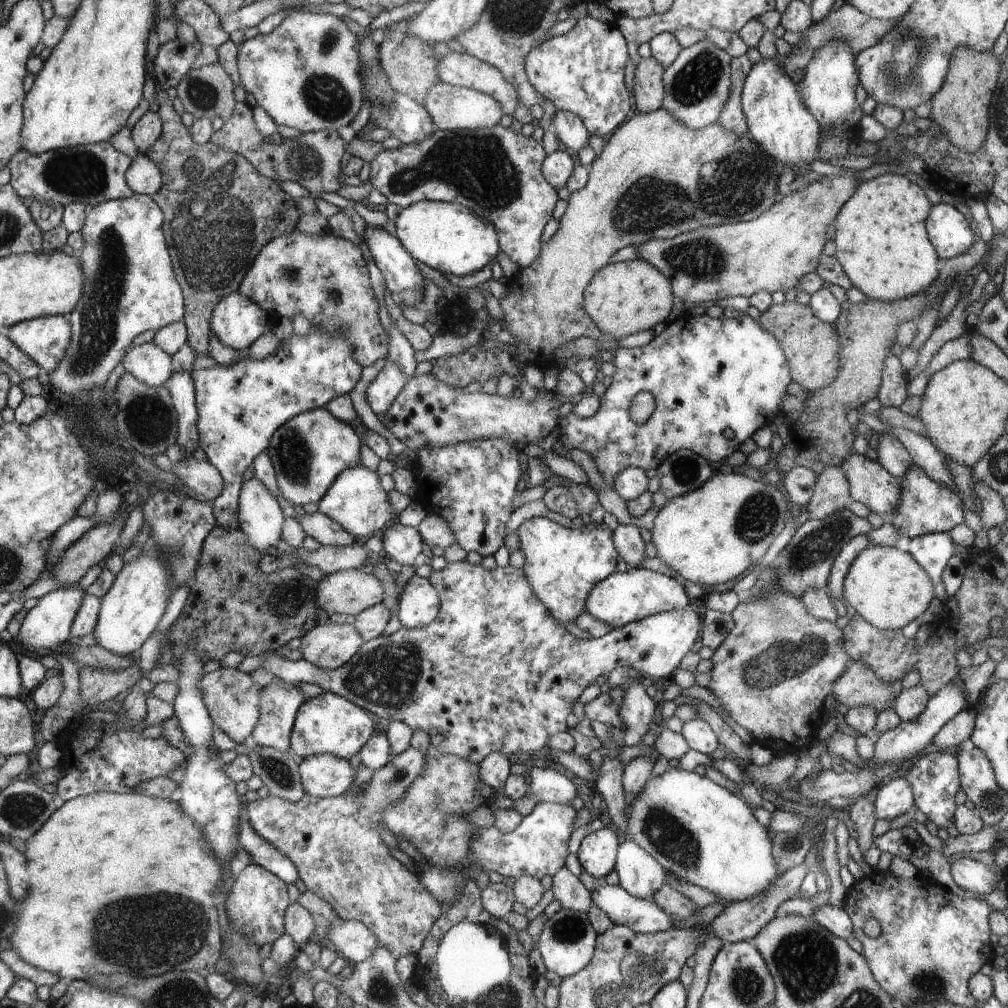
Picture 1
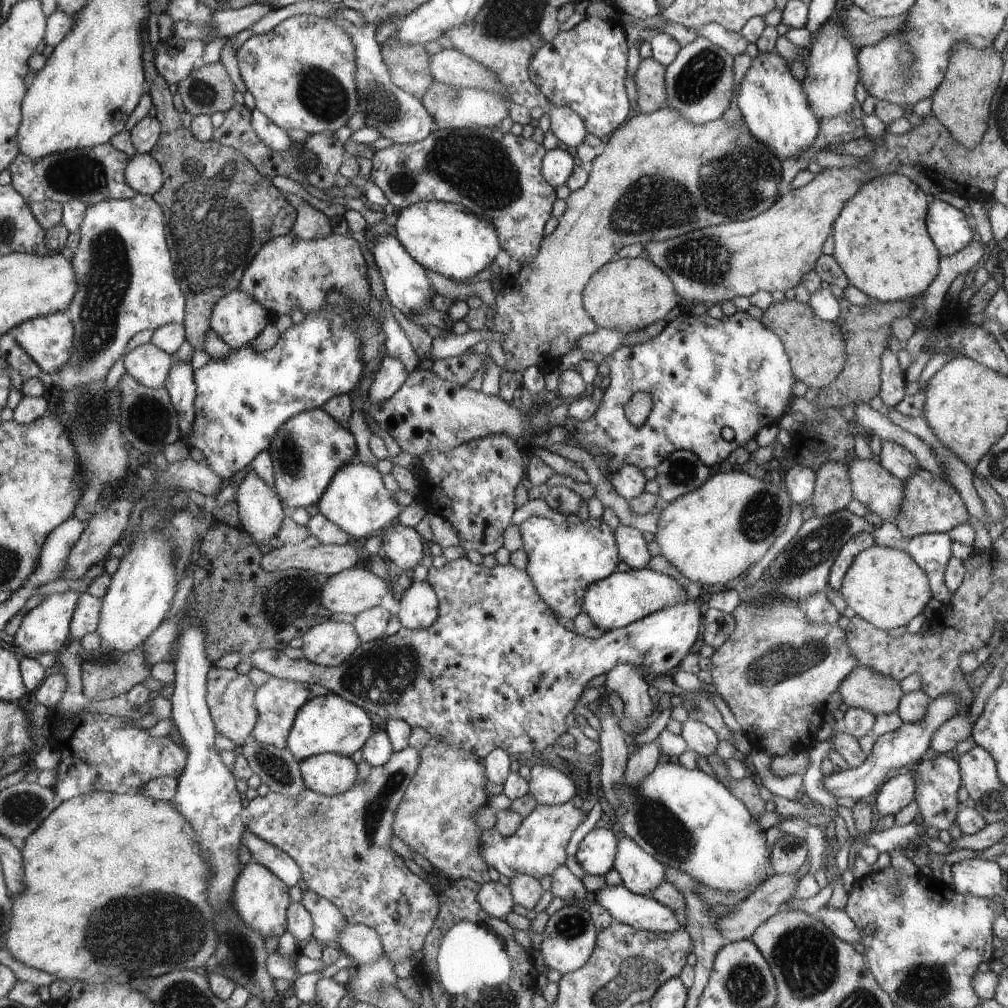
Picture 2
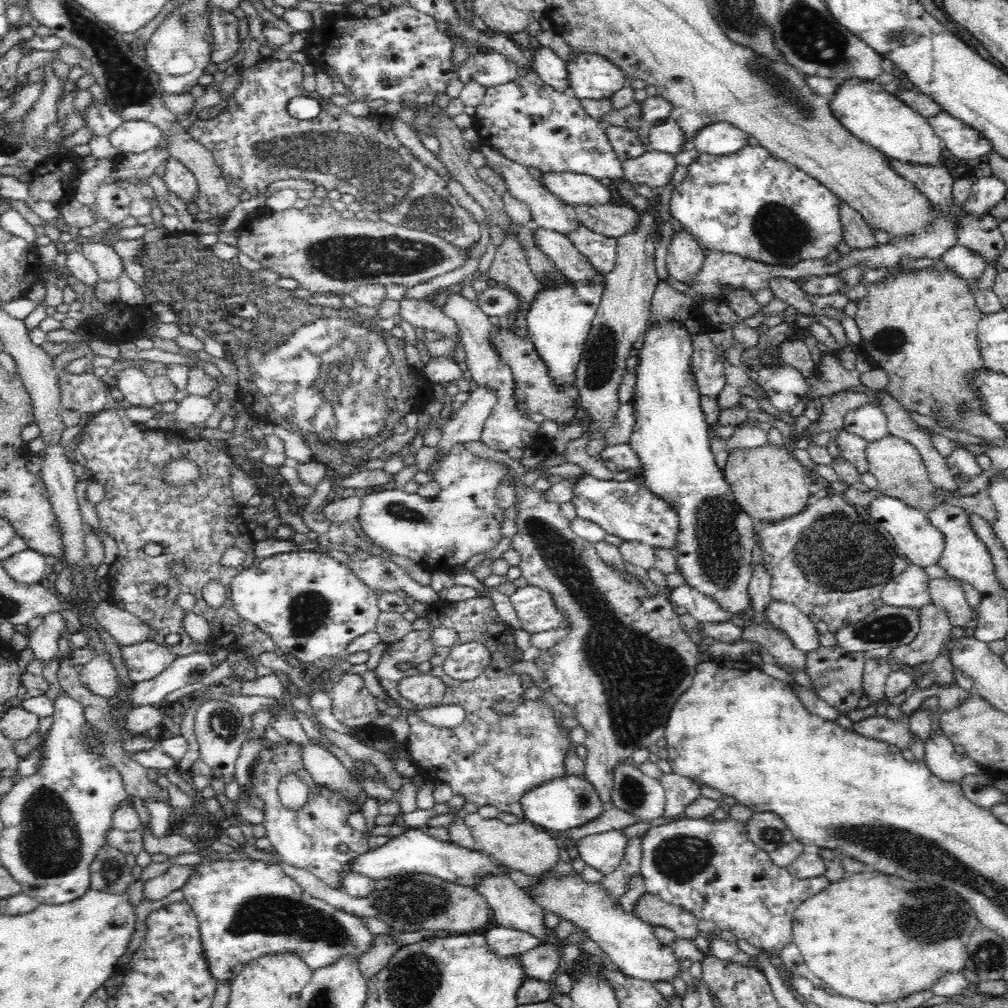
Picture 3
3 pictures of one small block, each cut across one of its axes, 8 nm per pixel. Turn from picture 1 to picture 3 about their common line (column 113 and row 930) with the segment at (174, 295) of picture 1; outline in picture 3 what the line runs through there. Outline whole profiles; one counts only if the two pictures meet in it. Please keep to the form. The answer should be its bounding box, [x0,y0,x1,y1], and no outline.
[181,832,377,982]

